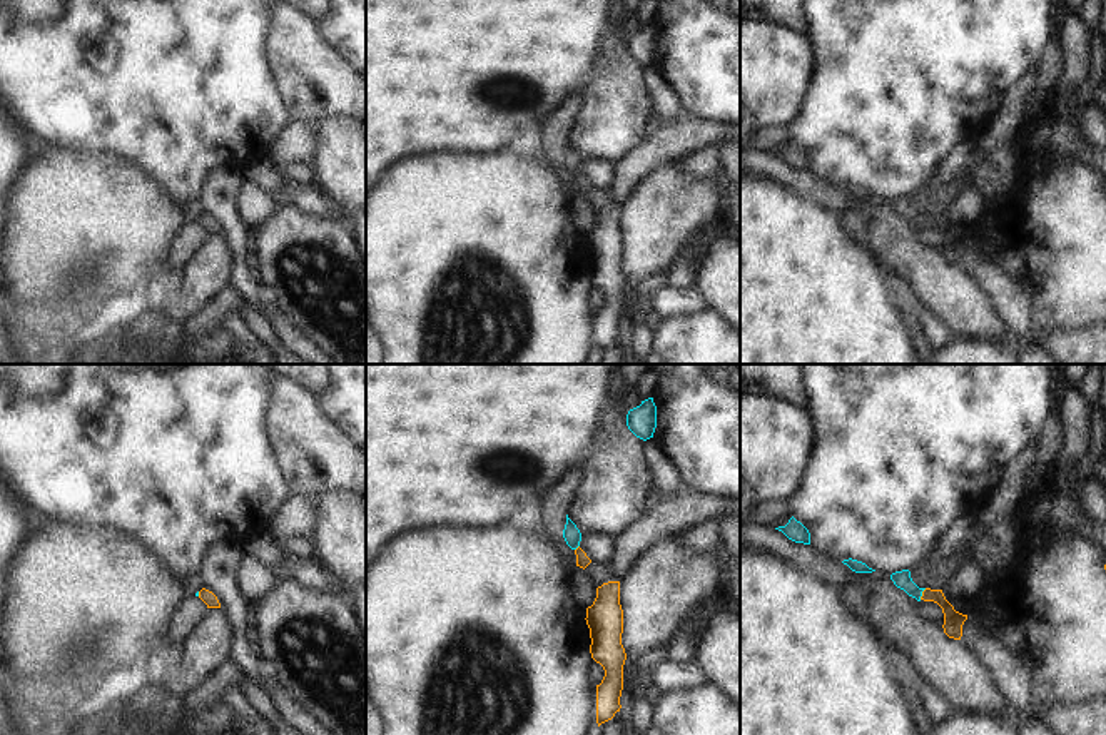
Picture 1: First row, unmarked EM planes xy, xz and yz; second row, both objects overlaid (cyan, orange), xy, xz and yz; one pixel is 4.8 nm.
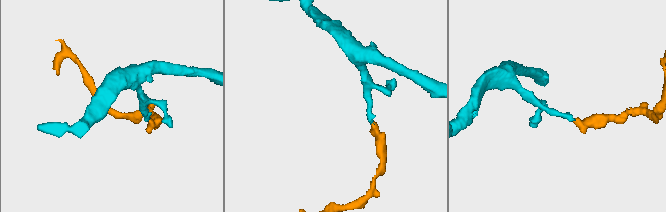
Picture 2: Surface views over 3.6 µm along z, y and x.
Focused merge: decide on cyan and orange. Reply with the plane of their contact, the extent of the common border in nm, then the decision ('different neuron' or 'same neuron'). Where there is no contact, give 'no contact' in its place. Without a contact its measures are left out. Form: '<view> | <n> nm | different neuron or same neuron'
yz | 70 nm | same neuron

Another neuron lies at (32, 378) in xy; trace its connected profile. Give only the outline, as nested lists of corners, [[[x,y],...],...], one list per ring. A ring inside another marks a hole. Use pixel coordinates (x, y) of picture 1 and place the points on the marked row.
[[[0,364],[0,379],[28,394],[53,394],[63,386],[67,369],[68,364]]]

